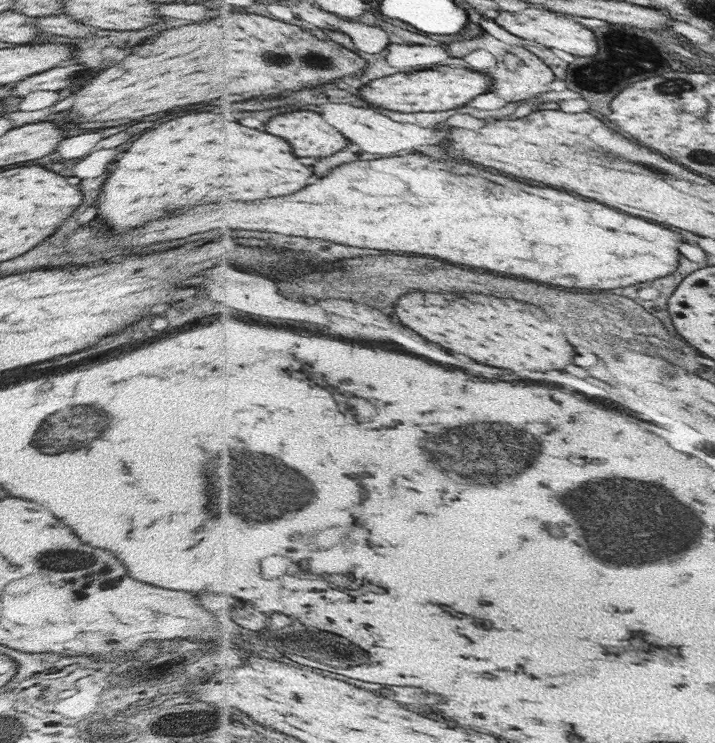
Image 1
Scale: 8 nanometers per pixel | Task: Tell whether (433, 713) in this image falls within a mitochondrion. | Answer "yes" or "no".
no

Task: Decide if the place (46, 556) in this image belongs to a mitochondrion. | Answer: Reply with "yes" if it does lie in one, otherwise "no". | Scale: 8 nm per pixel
yes

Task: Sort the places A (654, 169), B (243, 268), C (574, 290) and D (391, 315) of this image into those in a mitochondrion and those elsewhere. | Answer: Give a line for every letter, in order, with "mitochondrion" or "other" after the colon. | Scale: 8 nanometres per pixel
A: mitochondrion
B: other
C: other
D: other

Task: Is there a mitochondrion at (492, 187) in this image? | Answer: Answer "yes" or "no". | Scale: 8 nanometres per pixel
yes

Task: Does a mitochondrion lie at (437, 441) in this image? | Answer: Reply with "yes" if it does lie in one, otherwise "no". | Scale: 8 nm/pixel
yes

